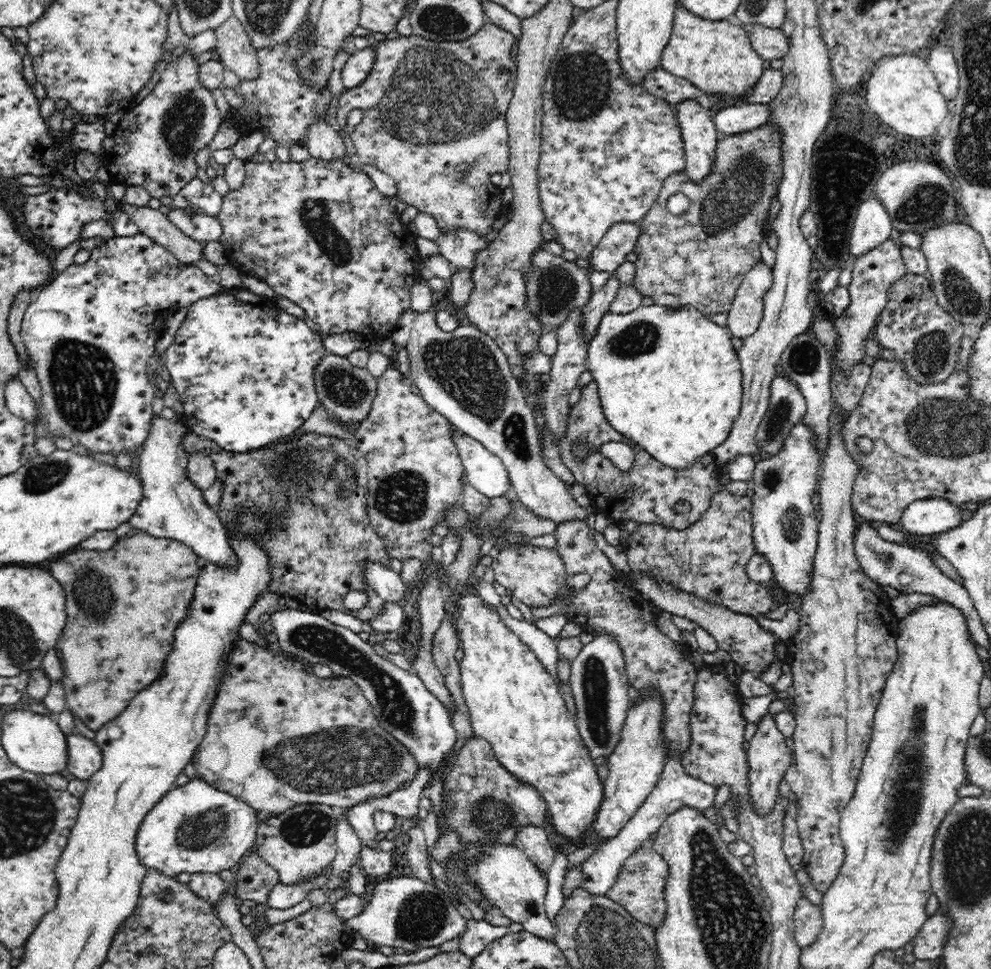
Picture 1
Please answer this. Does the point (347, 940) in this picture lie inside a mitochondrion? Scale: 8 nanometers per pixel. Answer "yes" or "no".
no

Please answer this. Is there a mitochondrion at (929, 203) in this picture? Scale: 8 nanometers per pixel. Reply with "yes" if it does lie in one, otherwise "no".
yes

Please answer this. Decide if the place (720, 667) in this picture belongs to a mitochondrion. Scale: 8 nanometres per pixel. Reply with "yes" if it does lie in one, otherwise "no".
no

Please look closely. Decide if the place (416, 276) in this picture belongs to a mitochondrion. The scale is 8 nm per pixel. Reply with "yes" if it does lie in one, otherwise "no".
no

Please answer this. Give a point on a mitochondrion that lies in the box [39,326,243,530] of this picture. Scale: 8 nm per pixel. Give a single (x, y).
(84, 380)

